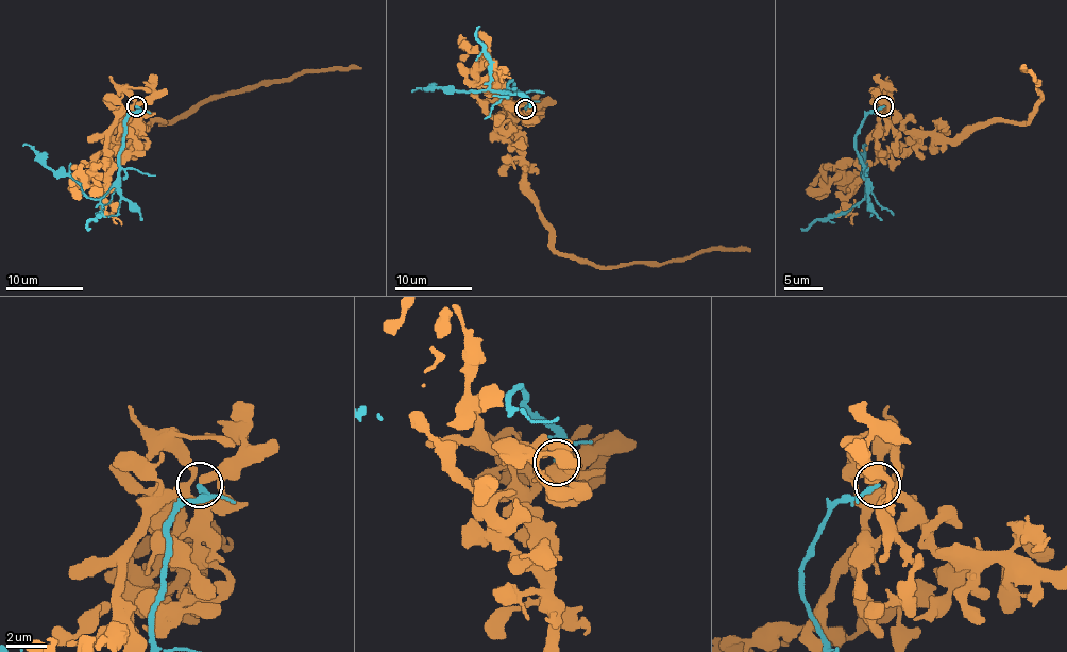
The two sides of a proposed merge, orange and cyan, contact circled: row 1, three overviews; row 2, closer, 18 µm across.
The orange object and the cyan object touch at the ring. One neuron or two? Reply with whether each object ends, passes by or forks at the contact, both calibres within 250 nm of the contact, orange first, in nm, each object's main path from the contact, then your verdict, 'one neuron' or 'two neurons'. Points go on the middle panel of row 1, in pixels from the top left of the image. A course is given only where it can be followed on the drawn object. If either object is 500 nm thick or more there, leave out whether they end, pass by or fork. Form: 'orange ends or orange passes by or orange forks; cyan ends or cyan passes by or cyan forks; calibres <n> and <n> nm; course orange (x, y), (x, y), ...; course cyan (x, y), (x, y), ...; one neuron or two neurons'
orange ends; cyan ends; calibres 420 and 200 nm; course orange (526, 109), (534, 112), (514, 123), (526, 189), (557, 251), (603, 266), (680, 261), (713, 249), (749, 251); course cyan (526, 109), (528, 101), (514, 89), (512, 81), (507, 92), (445, 92), (428, 87), (412, 92); two neurons

